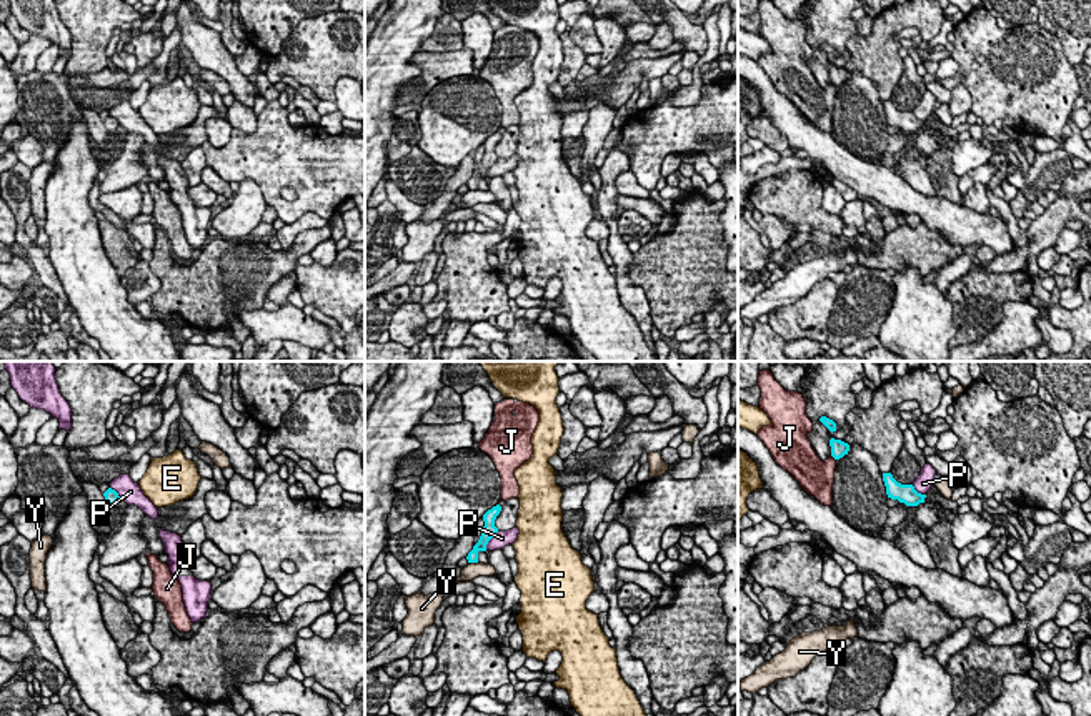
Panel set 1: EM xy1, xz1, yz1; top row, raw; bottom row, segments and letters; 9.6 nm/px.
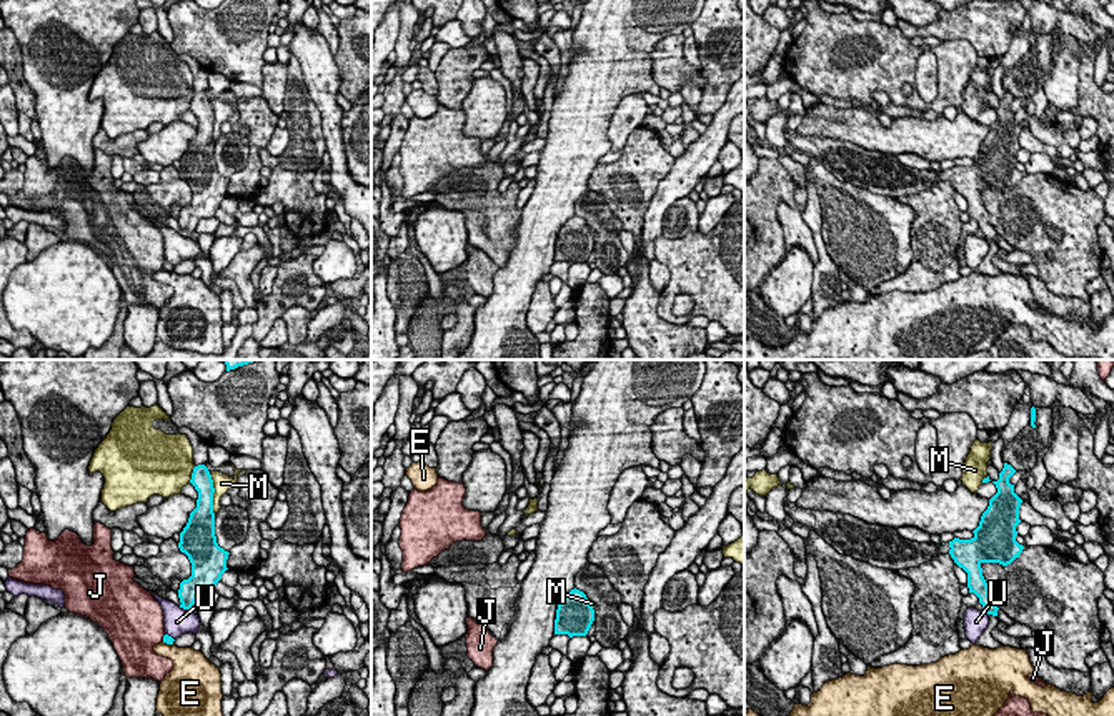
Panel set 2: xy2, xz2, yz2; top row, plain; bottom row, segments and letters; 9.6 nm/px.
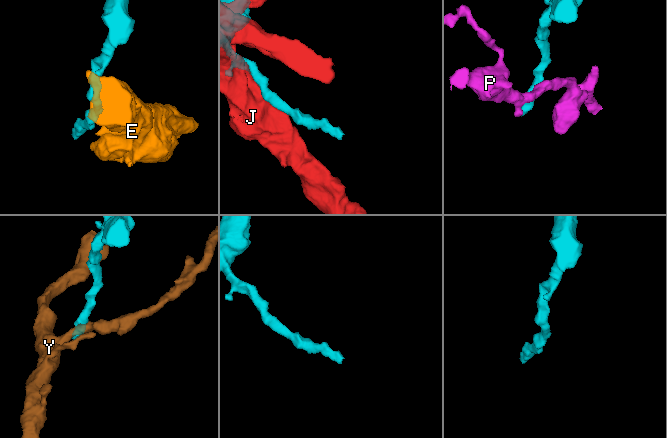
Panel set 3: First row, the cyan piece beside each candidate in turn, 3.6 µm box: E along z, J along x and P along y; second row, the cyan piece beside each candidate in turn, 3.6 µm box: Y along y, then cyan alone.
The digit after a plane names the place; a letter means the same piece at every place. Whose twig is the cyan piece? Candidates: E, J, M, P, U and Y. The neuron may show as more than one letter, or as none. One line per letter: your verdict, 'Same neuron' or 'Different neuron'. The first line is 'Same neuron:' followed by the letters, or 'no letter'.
Same neuron: no letter
E: Different neuron
J: Different neuron
M: Different neuron
P: Different neuron
U: Different neuron
Y: Different neuron

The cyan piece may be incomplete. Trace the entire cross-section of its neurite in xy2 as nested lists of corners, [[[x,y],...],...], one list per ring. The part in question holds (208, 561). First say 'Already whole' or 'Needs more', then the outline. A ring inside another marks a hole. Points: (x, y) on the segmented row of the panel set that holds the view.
Already whole. [[[205,465],[193,468],[190,483],[198,491],[196,508],[180,533],[178,548],[191,563],[191,576],[180,583],[180,608],[190,609],[201,591],[215,589],[228,569],[228,551],[218,546],[215,536],[213,480]]]

